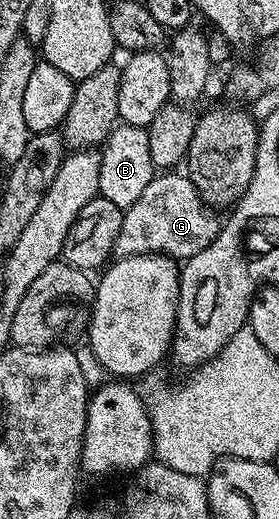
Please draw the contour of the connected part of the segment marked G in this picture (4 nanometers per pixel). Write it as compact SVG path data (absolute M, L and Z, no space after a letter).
M157 173L152 182L146 184L146 192L124 211L122 232L118 232L118 240L114 240L112 253L116 258L164 254L177 260L190 259L218 236L222 218L216 214L219 213L198 196L198 188L194 188L187 173Z

